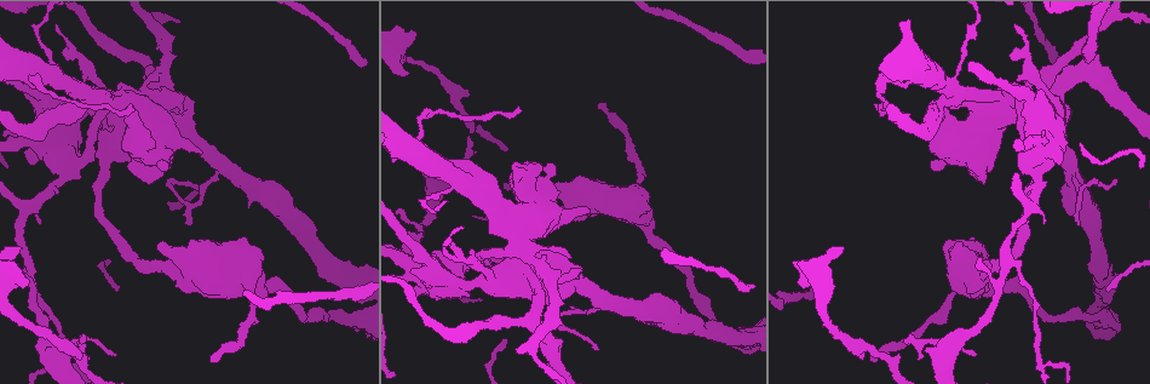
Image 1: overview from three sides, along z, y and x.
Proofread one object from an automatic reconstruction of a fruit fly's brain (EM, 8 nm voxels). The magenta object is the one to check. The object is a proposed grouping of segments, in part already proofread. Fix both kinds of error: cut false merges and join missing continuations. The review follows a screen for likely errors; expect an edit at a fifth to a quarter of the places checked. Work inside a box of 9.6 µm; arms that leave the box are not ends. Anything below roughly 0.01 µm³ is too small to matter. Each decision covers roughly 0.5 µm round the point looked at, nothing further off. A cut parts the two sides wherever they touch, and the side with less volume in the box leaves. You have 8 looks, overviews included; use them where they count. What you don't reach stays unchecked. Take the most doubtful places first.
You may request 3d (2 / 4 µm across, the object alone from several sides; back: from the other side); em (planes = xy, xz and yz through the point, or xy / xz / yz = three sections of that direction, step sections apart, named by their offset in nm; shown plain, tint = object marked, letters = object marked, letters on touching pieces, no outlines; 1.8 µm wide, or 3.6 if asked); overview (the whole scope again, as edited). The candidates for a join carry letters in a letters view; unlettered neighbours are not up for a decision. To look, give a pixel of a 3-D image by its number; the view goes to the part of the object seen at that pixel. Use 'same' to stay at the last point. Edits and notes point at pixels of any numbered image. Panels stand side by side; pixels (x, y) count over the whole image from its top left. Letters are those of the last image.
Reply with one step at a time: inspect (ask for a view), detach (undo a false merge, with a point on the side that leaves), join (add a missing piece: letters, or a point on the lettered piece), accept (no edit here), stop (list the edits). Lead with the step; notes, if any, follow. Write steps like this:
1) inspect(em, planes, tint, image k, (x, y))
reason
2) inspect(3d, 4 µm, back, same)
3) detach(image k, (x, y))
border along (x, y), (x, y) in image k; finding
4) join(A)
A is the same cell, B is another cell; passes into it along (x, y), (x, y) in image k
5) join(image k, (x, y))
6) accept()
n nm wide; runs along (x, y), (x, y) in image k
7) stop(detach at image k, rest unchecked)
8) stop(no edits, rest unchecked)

inspect(em, 3.6 µm, planes, letters, image 1, (840, 248))
branch stops here

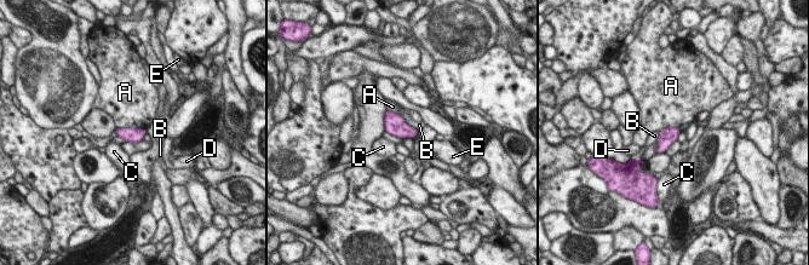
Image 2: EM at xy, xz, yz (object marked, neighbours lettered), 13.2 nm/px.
accept()
A touches over 400 nm; A, B, C, D and E are other cells; border along (116, 127), (142, 127), (145, 130) in image 2; no lettered piece goes on from it

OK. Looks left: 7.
inspect(em, planes, plain, image 1, (213, 360))

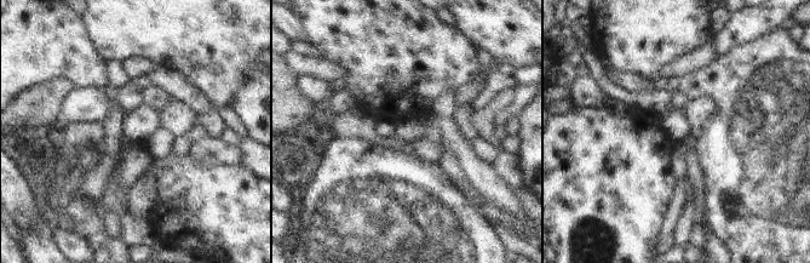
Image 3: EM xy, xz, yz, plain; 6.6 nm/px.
inspect(em, planes, letters, same)

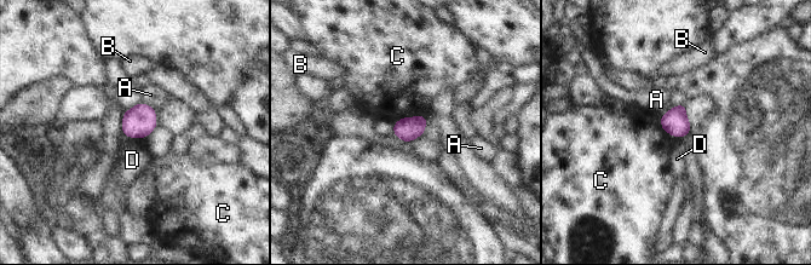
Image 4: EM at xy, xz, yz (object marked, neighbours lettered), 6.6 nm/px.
accept()
A, B, C and D are other cells; border along (416, 115), (403, 116), (394, 124) in image 4; no lettered piece goes on from it

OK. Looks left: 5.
inspect(3d, 4 µm, image 1, (913, 80))
a fork

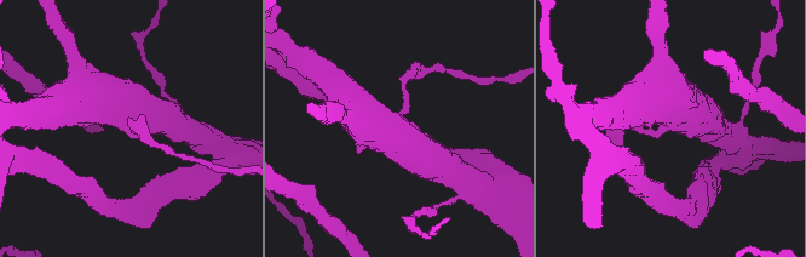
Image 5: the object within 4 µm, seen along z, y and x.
inspect(em, 3.6 µm, planes, letters, image 5, (401, 120))
3 arms; now the EM

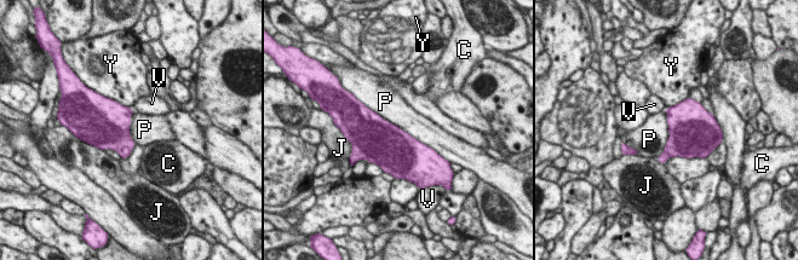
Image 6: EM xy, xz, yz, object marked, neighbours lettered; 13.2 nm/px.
accept()
C, J, P, V and Y are other cells; border along (365, 104), (435, 150) in image 6; one neuron here

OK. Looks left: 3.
stop(no edits, rest unchecked)

